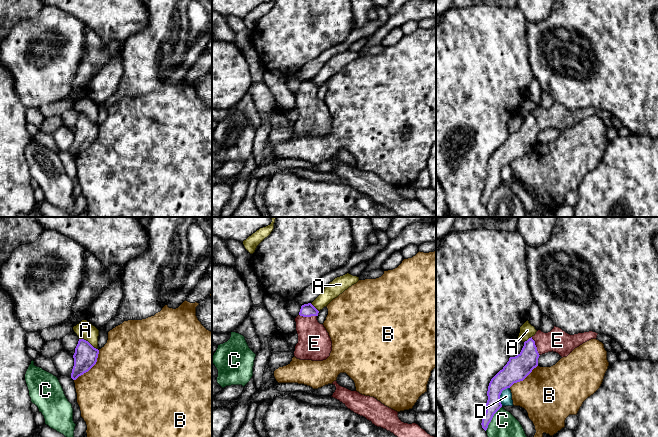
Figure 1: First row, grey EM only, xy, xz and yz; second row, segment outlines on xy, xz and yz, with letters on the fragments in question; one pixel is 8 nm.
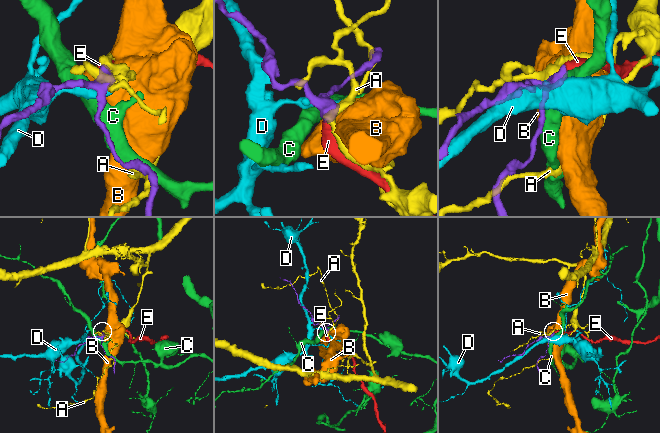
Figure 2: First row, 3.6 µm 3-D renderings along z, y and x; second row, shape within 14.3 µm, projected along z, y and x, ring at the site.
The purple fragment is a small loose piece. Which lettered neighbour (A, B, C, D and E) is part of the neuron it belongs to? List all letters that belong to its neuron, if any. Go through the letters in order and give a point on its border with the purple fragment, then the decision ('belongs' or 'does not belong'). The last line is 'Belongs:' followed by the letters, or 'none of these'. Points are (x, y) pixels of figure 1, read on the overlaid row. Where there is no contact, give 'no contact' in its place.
A: xy (87, 341) | does not belong
B: xy (91, 367) | does not belong
C: yz (492, 417) | does not belong
D: yz (500, 394) | does not belong
E: yz (535, 346) | belongs
Belongs: E

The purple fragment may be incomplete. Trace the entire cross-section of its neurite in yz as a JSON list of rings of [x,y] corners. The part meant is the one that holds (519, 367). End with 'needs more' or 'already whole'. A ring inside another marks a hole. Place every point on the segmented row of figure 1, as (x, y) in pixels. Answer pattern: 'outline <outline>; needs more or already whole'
outline [[[561,328],[544,333],[538,330],[534,336],[524,342],[521,352],[510,357],[507,364],[490,381],[487,391],[486,412],[482,419],[482,428],[486,431],[494,414],[502,407],[500,395],[514,383],[523,381],[538,366],[540,355],[556,352],[562,358],[567,357],[583,343],[596,339],[598,333],[589,331],[570,335]]]; needs more

